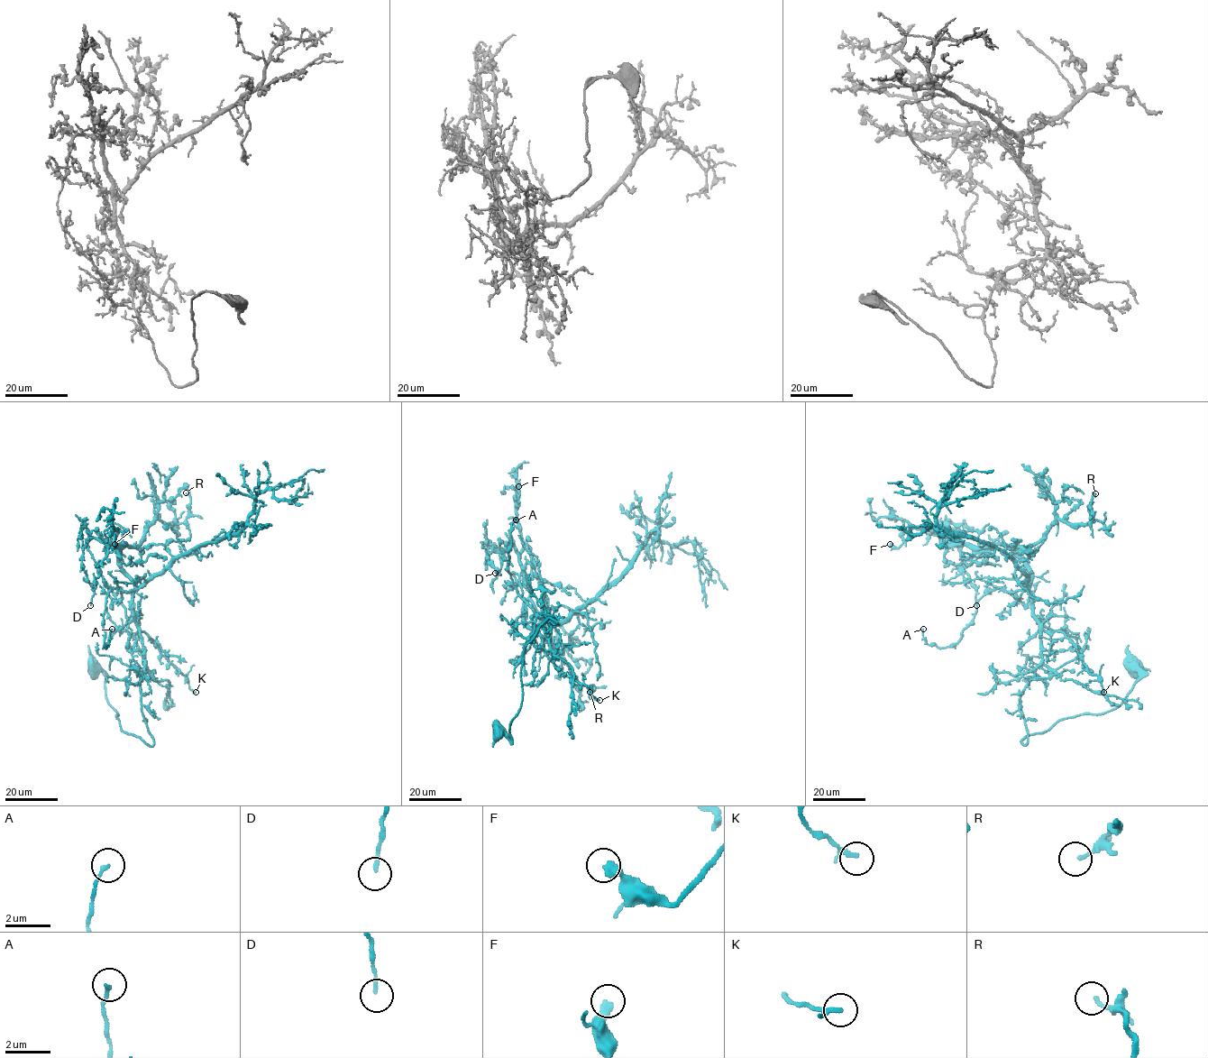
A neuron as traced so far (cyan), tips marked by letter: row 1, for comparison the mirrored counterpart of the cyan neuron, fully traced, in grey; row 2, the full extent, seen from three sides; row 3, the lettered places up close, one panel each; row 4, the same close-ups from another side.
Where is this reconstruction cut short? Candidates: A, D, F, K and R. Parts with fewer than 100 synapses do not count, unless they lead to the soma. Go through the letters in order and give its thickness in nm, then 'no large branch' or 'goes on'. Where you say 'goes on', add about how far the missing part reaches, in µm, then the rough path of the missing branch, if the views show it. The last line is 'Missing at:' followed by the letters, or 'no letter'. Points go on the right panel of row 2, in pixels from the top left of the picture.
A: 160 nm thick; no large branch
D: 150 nm thick; no large branch
F: 360 nm thick; no large branch
K: 240 nm thick; no large branch
R: 140 nm thick; no large branch
Missing at: no letter

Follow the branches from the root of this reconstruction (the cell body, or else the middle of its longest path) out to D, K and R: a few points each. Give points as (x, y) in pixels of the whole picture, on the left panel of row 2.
D: (93, 670), (120, 729), (151, 746), (124, 544), (91, 538), (84, 547), (90, 605)
K: (93, 670), (105, 676), (105, 694), (120, 729), (150, 746), (141, 703), (139, 630), (196, 692)
R: (93, 670), (120, 729), (151, 746), (134, 584), (119, 547), (137, 547), (156, 519), (182, 523), (186, 492)

